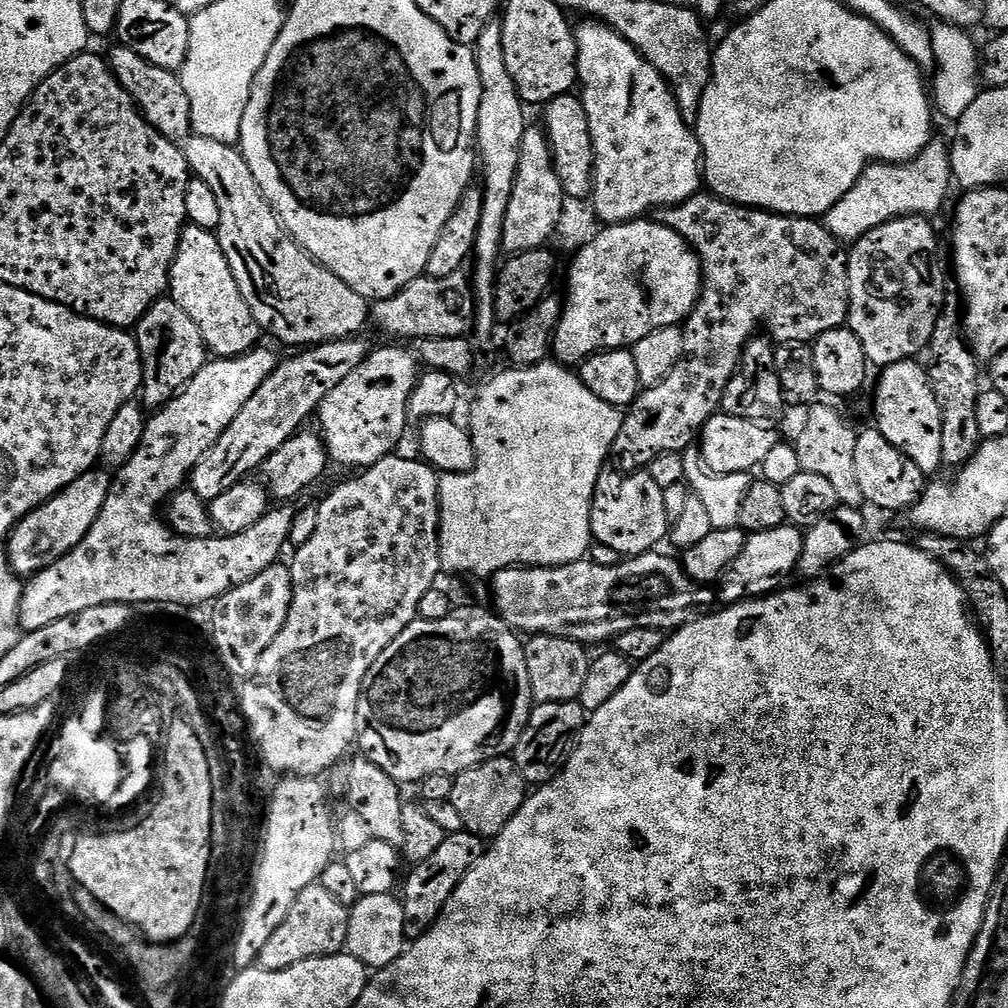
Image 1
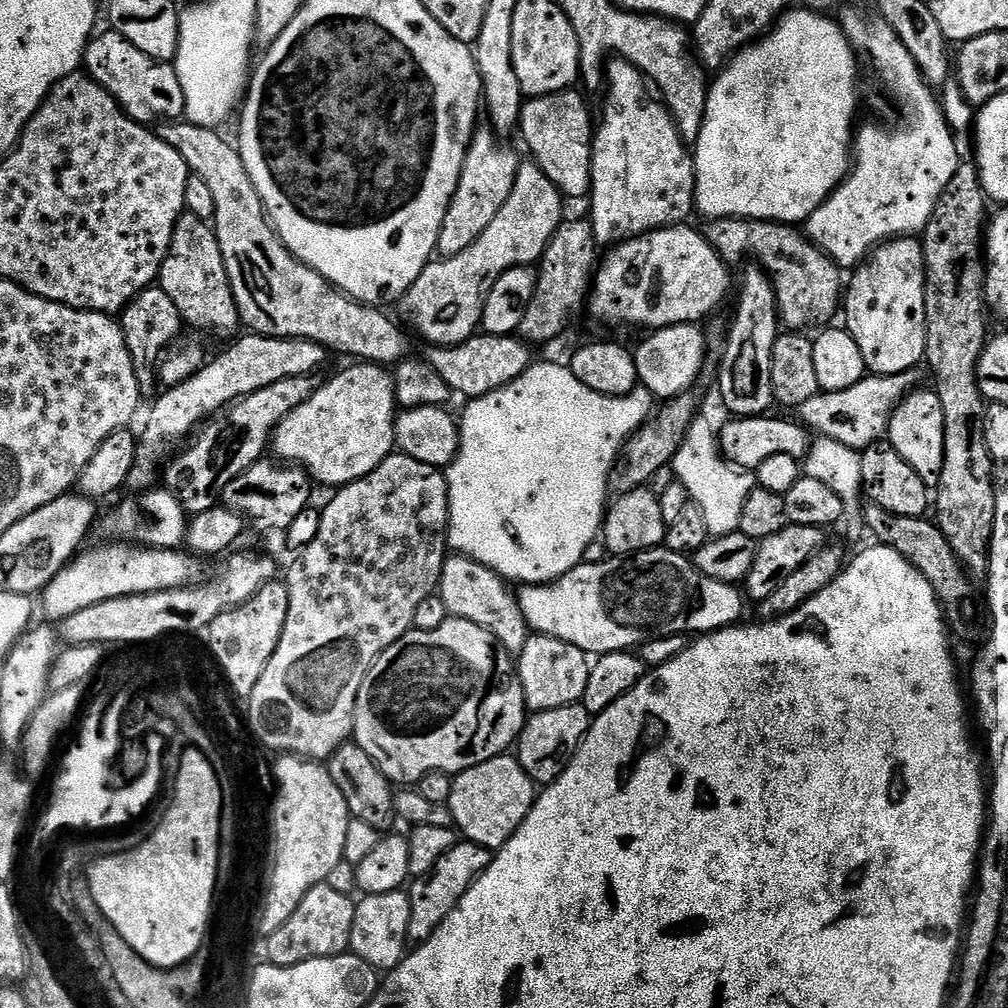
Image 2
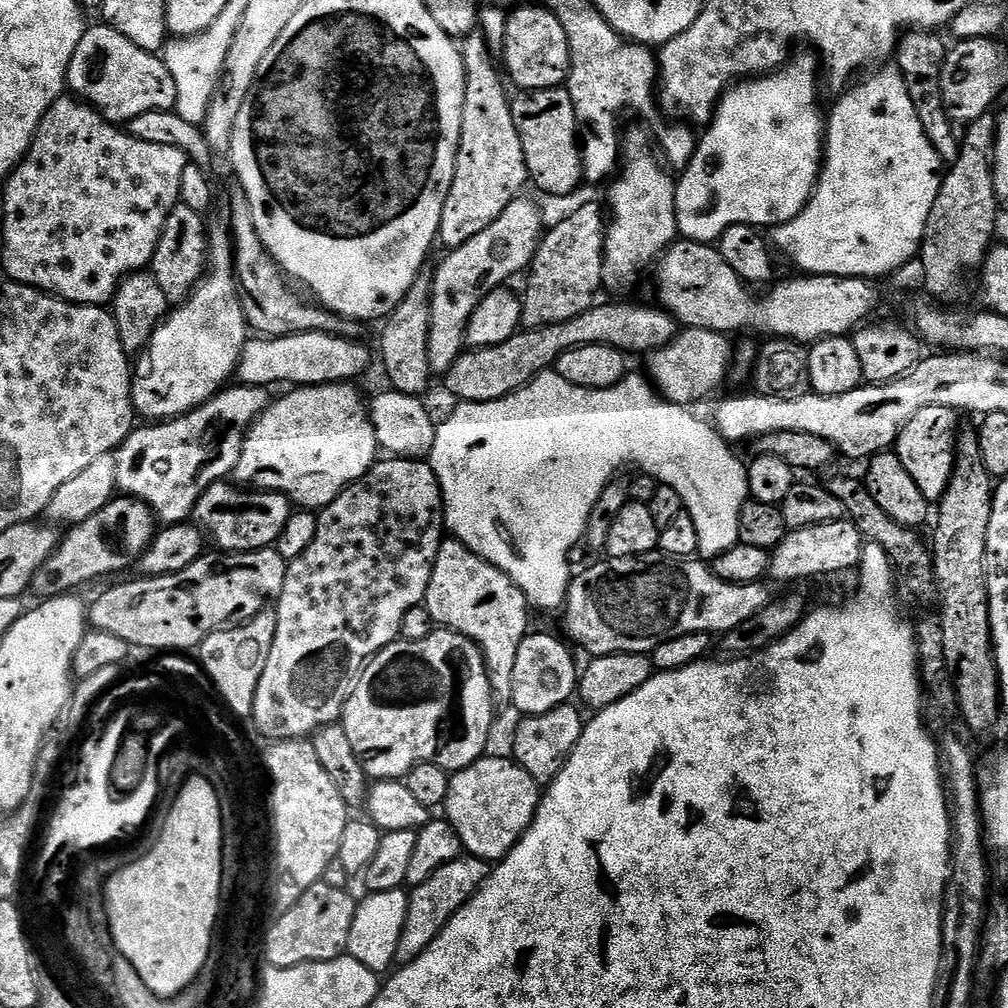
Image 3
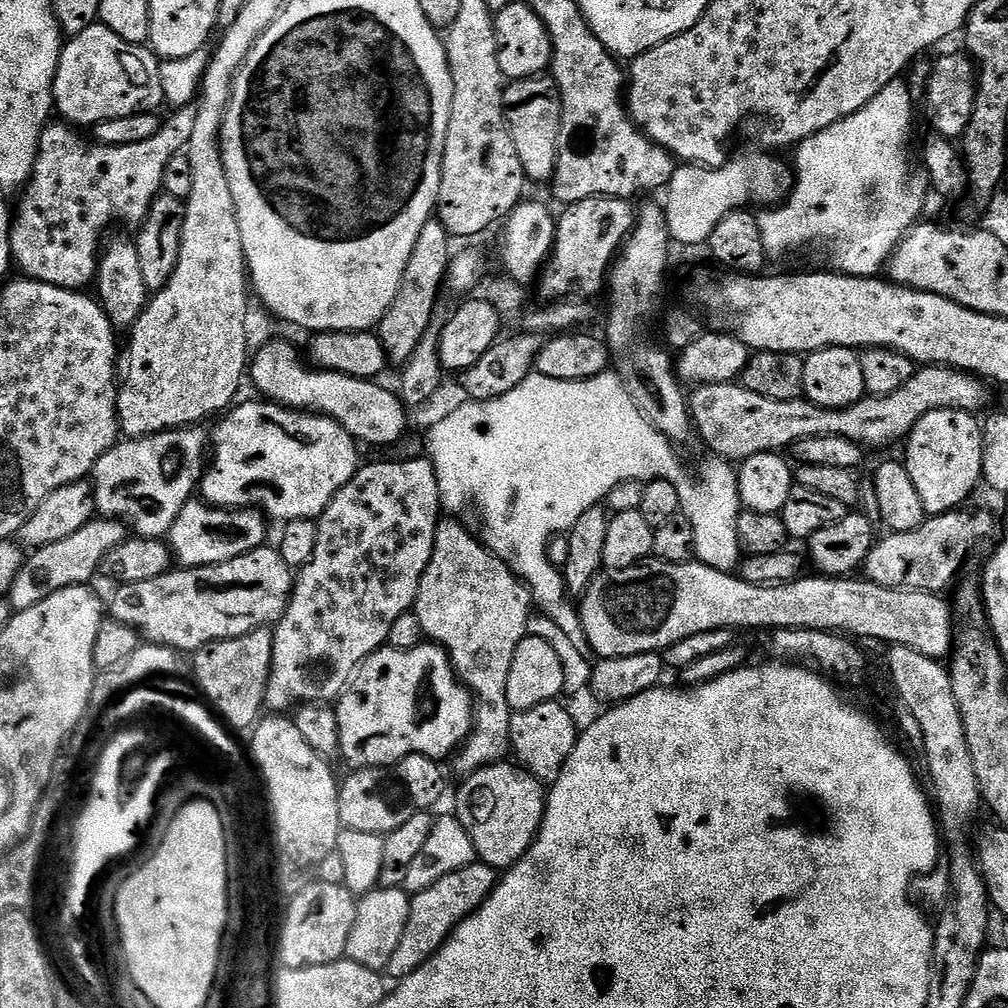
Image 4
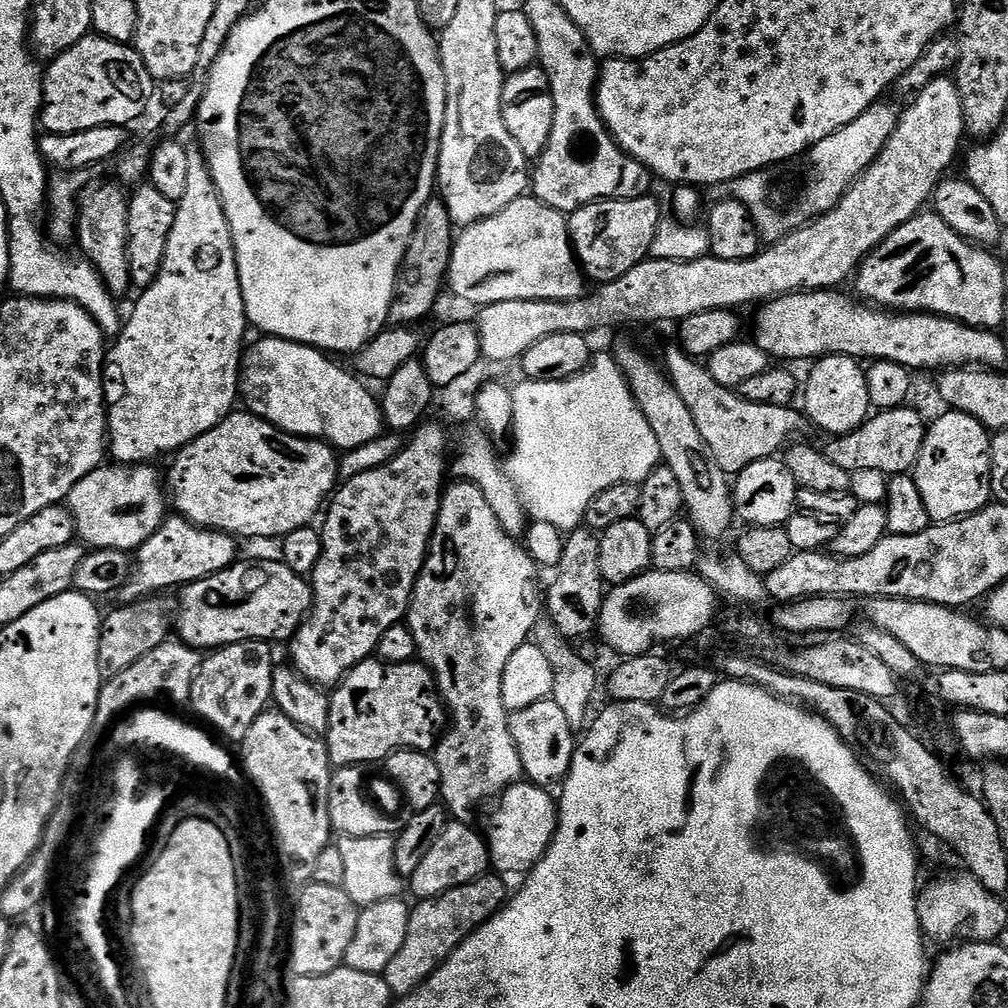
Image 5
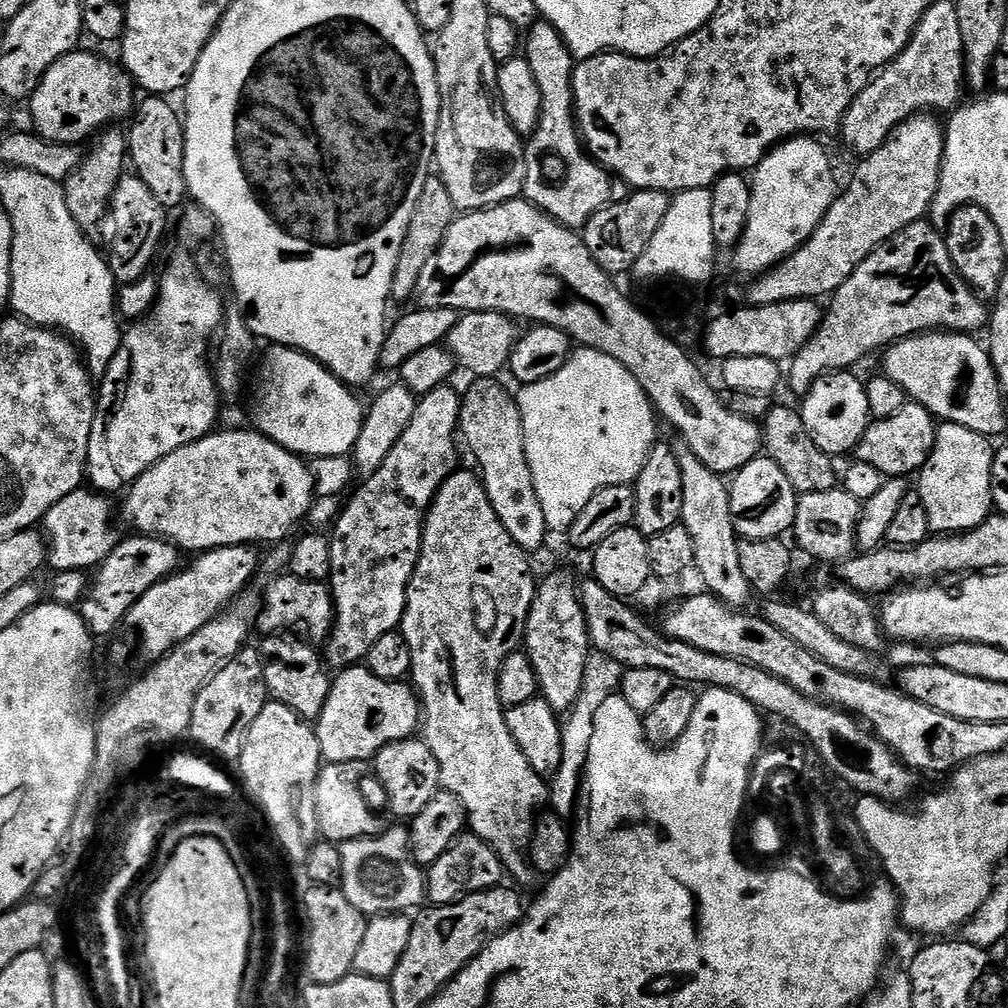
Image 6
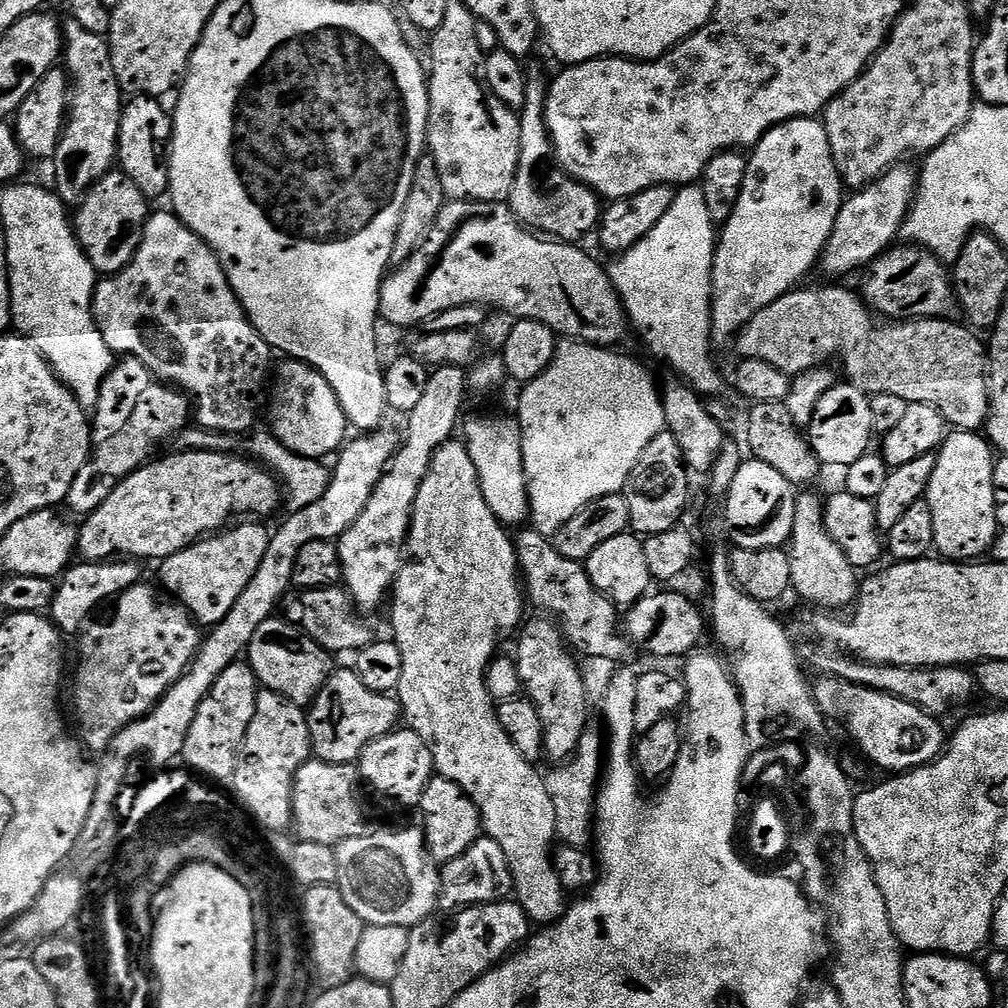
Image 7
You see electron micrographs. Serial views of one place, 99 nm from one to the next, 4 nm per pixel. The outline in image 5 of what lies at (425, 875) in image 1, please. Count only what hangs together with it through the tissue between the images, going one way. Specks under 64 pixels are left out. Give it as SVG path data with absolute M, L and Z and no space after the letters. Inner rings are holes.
M485 874L466 882L464 886L454 886L446 894L438 894L429 900L422 900L410 911L410 926L406 926L406 942L402 950L394 954L390 966L386 966L383 978L390 986L393 997L409 996L417 986L426 982L434 970L438 970L454 954L462 941L483 926L494 913L508 903L510 888L504 885L505 877L500 874Z

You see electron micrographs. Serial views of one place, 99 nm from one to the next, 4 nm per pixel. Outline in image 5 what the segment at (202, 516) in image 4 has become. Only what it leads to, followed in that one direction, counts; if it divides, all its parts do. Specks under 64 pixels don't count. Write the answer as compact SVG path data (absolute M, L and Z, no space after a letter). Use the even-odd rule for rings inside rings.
M172 514L165 519L164 524L142 542L142 546L134 553L134 567L131 576L126 583L120 587L118 600L120 604L135 604L137 600L155 597L164 594L167 588L179 590L186 584L193 584L202 578L210 578L229 566L237 563L236 556L237 537L228 535L227 532L214 532L211 528L200 528L197 524L191 524L185 516Z

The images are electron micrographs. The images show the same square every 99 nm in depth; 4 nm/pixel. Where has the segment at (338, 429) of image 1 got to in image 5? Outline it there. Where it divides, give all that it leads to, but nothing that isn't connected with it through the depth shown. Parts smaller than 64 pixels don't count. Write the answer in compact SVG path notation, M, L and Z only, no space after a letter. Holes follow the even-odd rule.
M236 410L228 415L214 430L202 434L194 442L190 442L186 447L175 453L176 461L172 464L168 476L166 472L166 488L170 493L170 504L172 504L179 515L185 516L191 524L197 524L200 528L211 528L214 532L227 532L228 535L237 538L243 536L253 536L256 540L268 540L271 536L283 538L290 534L290 530L307 528L313 523L316 515L321 515L326 501L333 495L338 484L338 452L330 444L325 444L323 440L308 440L305 436L292 436L280 428L276 428L270 422L252 415L247 410Z

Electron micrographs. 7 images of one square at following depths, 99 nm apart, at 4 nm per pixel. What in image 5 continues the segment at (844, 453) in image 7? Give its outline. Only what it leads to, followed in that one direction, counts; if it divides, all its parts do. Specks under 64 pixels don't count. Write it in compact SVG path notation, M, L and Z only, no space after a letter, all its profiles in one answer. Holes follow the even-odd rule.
M823 355L811 365L808 381L802 384L803 411L816 428L829 432L829 437L844 436L858 430L869 419L872 403L870 390L866 386L866 368L852 356Z

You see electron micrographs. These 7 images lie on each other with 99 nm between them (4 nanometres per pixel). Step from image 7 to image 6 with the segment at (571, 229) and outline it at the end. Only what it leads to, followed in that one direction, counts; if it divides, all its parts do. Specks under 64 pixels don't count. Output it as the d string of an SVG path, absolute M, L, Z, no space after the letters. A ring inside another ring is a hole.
M537 22L527 29L522 44L523 59L530 62L538 88L542 90L542 114L535 132L527 137L524 150L523 199L529 200L546 216L573 230L583 229L592 215L608 204L624 200L630 194L627 184L617 183L607 168L588 155L576 126L572 106L572 69L574 57L566 42L547 22Z

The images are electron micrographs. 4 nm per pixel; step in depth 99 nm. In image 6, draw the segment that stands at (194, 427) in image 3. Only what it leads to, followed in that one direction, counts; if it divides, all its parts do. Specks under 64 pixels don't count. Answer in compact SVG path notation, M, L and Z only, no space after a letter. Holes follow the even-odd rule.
M81 486L66 494L62 502L54 502L42 521L48 546L47 563L56 567L57 573L66 570L92 570L103 562L118 542L116 528L112 525L112 504L107 495L97 494Z

